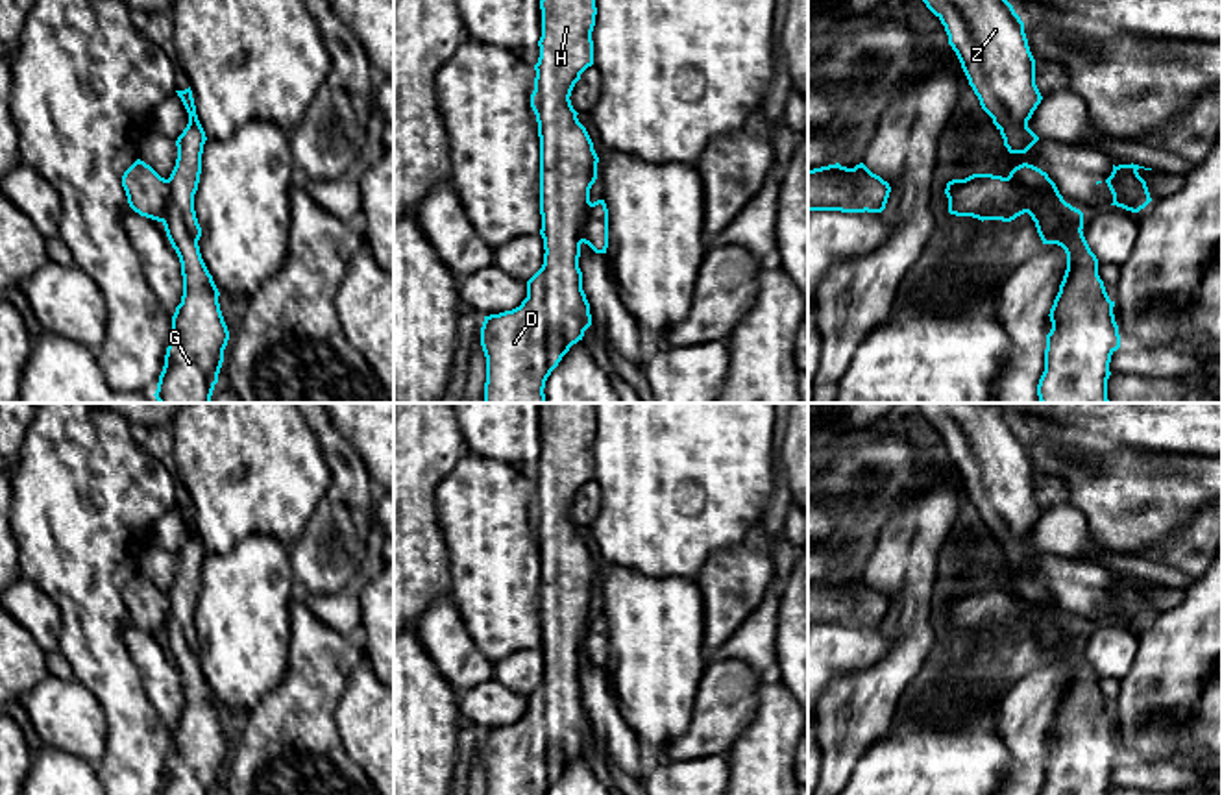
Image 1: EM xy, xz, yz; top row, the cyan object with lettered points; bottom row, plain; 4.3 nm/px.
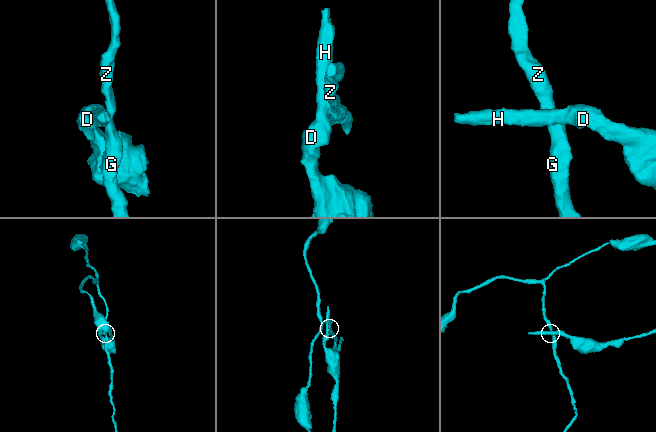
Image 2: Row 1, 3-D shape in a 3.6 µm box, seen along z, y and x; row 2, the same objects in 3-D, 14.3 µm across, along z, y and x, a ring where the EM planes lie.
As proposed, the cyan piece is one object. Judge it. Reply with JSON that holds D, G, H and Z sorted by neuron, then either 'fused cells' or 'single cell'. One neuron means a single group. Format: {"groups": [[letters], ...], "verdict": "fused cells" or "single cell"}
{"groups": [["D", "H"], ["G", "Z"]], "verdict": "fused cells"}

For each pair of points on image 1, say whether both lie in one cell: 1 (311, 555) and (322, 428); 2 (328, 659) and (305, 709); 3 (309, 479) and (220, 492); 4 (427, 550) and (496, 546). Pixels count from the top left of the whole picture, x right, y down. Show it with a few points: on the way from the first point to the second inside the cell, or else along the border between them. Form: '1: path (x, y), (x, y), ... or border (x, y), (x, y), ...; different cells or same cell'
1: path (341, 524), (341, 459); same cell
2: path (318, 672), (307, 696); same cell
3: path (287, 479), (248, 479), (243, 483); same cell
4: border (435, 505), (448, 553), (450, 590); different cells

